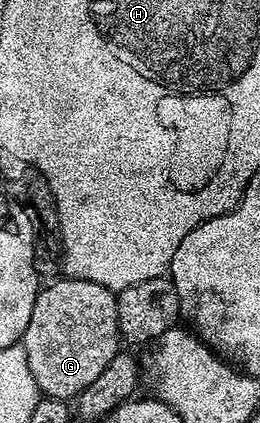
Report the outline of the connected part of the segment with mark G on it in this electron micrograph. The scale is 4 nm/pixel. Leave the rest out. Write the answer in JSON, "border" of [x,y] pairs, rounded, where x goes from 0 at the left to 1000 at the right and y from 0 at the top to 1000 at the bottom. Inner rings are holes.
{"border":[[[231,655],[200,667],[215,664],[219,669],[200,669],[188,678],[181,671],[142,697],[131,740],[115,740],[115,768],[100,768],[85,818],[100,853],[115,863],[115,882],[131,882],[131,901],[158,936],[277,948],[335,915],[362,910],[362,898],[392,882],[392,872],[408,872],[408,863],[423,863],[438,842],[465,827],[469,804],[446,728],[450,690],[327,660]]]}

